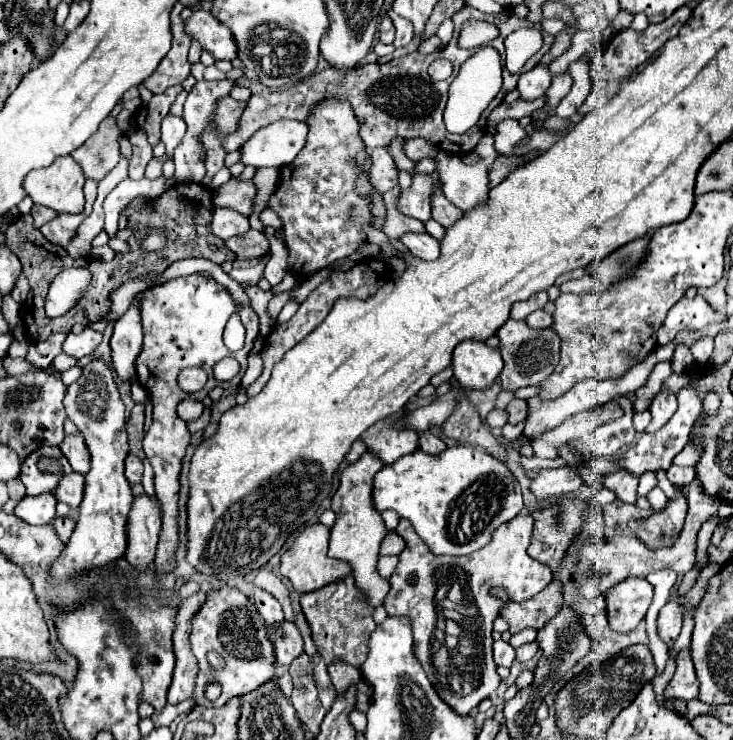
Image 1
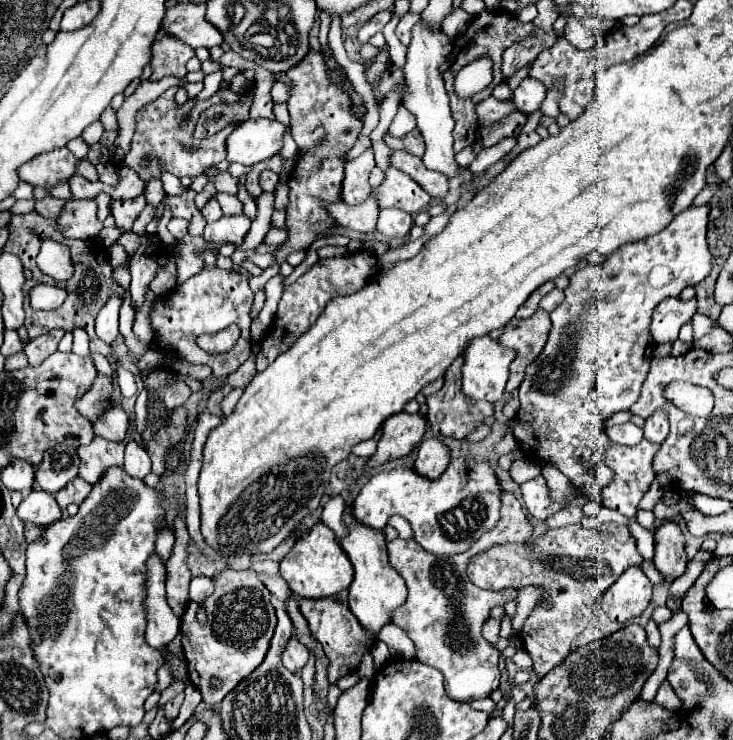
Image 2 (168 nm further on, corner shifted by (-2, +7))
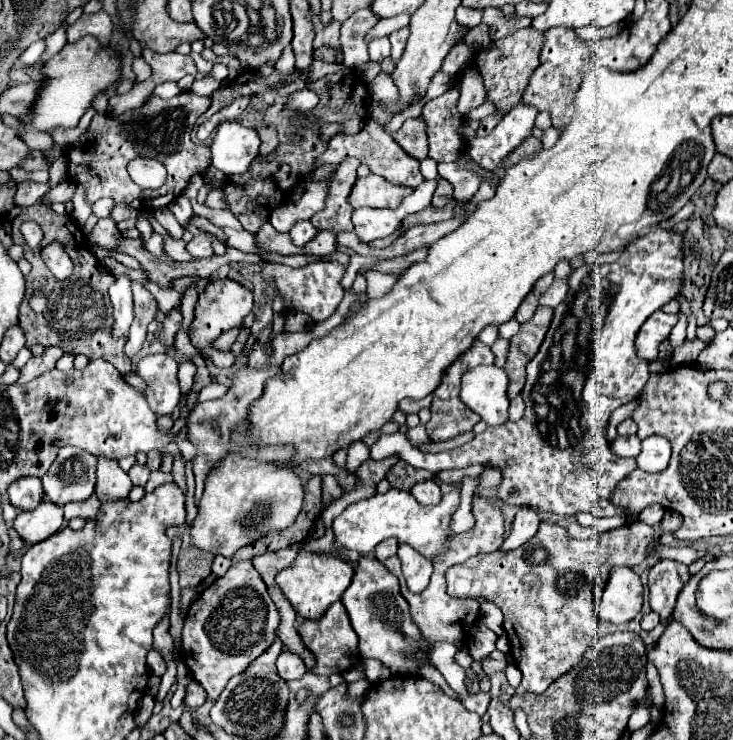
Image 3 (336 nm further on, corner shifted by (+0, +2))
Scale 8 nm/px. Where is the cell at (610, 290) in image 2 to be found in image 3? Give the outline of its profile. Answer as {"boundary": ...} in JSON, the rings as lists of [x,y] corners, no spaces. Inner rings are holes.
{"boundary":[[[654,226],[650,232],[646,232],[642,238],[638,238],[638,242],[632,242],[616,262],[612,264],[584,264],[582,268],[578,270],[572,270],[570,276],[568,276],[568,294],[564,298],[564,302],[560,302],[556,308],[554,308],[554,318],[552,318],[552,326],[548,328],[548,334],[538,350],[538,354],[532,358],[532,362],[526,366],[526,384],[520,392],[524,404],[526,404],[526,410],[524,410],[524,416],[516,422],[506,422],[504,426],[488,426],[482,434],[476,434],[472,442],[456,448],[456,450],[450,450],[450,452],[440,452],[440,454],[430,454],[430,452],[422,452],[418,448],[414,448],[404,434],[392,434],[392,436],[386,436],[382,434],[378,438],[378,442],[370,448],[370,458],[372,460],[384,460],[384,458],[390,458],[390,456],[398,456],[400,460],[404,460],[406,464],[414,466],[414,468],[424,468],[432,474],[436,472],[442,472],[442,470],[462,469],[471,465],[480,464],[480,462],[488,462],[492,468],[496,470],[502,470],[504,472],[504,482],[500,484],[498,488],[498,498],[508,502],[508,504],[516,504],[516,506],[524,506],[524,504],[530,504],[532,508],[538,508],[538,510],[546,510],[546,512],[554,512],[554,514],[562,514],[562,516],[574,516],[578,512],[590,512],[592,516],[606,516],[606,510],[610,510],[610,516],[626,516],[628,510],[624,506],[618,506],[612,502],[612,494],[618,490],[618,484],[622,480],[628,478],[628,474],[632,470],[638,468],[636,464],[636,458],[618,458],[612,450],[610,450],[610,444],[608,444],[608,438],[606,438],[606,428],[610,418],[610,414],[620,408],[622,404],[634,400],[640,390],[644,388],[644,384],[648,382],[648,362],[638,358],[636,354],[636,334],[638,330],[642,328],[642,324],[646,322],[646,318],[660,310],[664,304],[668,304],[670,300],[674,300],[680,292],[682,292],[682,284],[684,284],[684,236],[680,232],[674,232],[672,228],[660,228],[660,226]]]}

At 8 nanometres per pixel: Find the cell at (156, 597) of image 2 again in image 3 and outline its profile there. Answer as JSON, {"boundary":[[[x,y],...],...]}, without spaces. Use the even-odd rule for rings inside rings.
{"boundary":[[[150,648],[150,652],[148,652],[148,666],[156,676],[162,676],[166,672],[166,662],[156,648]]]}

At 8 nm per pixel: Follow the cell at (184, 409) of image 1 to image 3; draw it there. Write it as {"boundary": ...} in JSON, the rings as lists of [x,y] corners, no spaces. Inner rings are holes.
{"boundary":[[[152,354],[144,356],[136,364],[136,374],[148,384],[146,400],[150,408],[160,414],[168,416],[180,402],[180,386],[178,386],[178,364],[168,354]]]}

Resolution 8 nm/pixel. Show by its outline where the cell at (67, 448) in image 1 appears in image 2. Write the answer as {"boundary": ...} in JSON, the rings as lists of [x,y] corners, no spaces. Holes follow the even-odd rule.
{"boundary":[[[94,437],[94,441],[90,445],[78,447],[78,455],[82,461],[80,463],[80,477],[86,483],[96,485],[96,481],[100,481],[100,475],[104,475],[104,469],[122,467],[124,445],[106,441],[102,437]]]}

